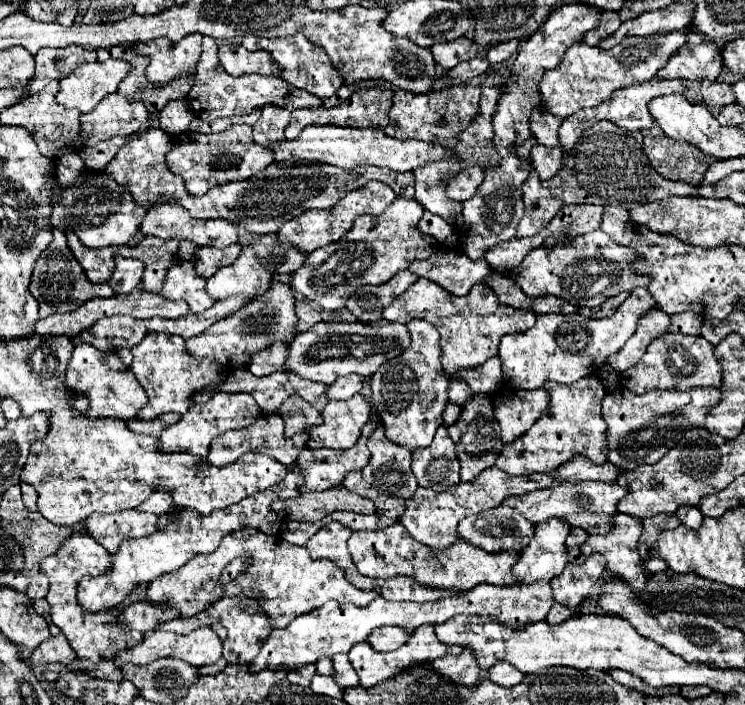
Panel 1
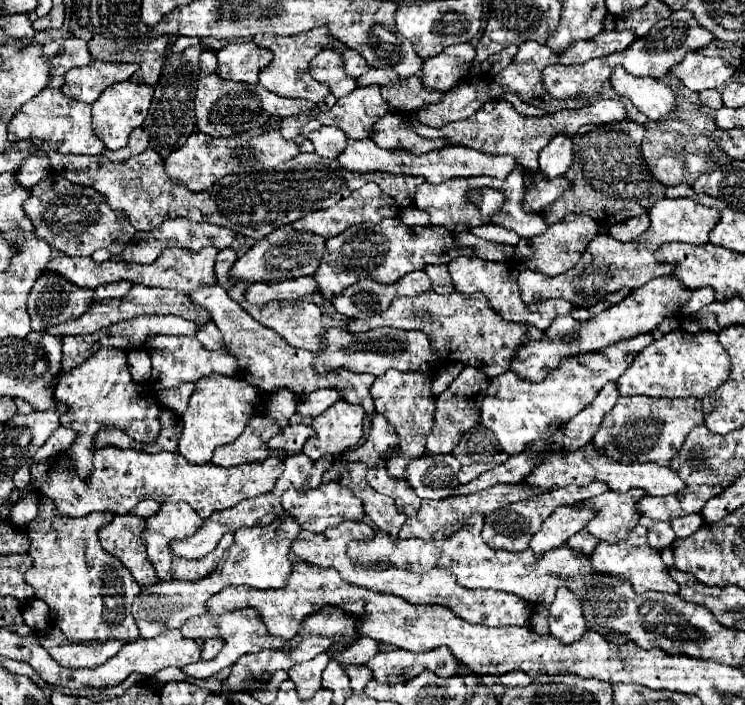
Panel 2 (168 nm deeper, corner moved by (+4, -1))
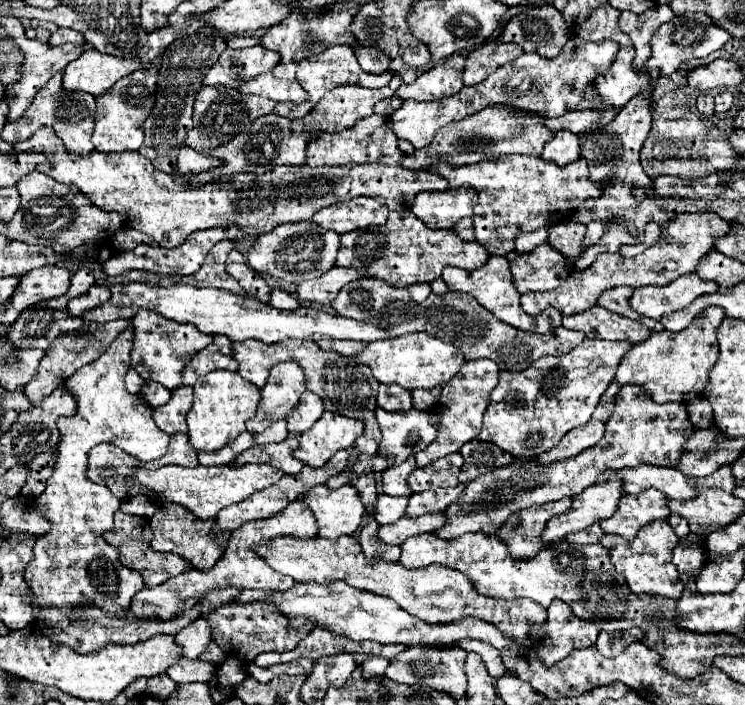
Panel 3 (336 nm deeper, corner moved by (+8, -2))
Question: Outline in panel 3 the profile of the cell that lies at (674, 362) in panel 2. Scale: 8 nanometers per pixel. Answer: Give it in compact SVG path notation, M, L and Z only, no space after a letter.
M706 307L680 333L672 331L652 333L648 341L632 345L628 349L628 353L622 357L618 365L616 381L620 385L632 383L644 387L656 403L668 403L668 401L690 403L692 399L702 395L708 383L708 371L712 369L712 363L716 363L718 355L716 329L724 317L726 313L722 307Z

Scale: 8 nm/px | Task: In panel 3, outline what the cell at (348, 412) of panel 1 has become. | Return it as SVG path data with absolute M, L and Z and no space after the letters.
M324 411L324 415L304 433L300 433L298 437L298 449L294 453L294 457L298 461L302 461L304 465L310 465L310 467L322 467L336 451L340 449L348 449L354 445L356 437L362 435L364 431L364 425L358 421L358 419L348 419L348 417L342 417L342 415L332 415L330 411Z

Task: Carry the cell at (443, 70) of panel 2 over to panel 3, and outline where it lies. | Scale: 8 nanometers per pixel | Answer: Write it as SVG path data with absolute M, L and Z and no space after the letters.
M452 55L436 63L430 71L418 75L412 85L402 85L394 97L402 101L438 101L456 95L462 89L464 55Z

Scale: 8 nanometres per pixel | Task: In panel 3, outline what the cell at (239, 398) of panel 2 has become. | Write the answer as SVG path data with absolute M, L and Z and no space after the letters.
M212 371L194 385L194 405L188 411L188 437L196 451L216 451L246 431L246 421L256 413L260 391L232 371Z

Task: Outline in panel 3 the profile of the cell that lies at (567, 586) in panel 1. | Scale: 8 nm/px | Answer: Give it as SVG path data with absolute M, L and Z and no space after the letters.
M558 599L548 607L548 621L538 631L538 641L534 645L538 659L552 667L574 649L584 649L596 643L600 629L590 621L578 619L566 603Z

